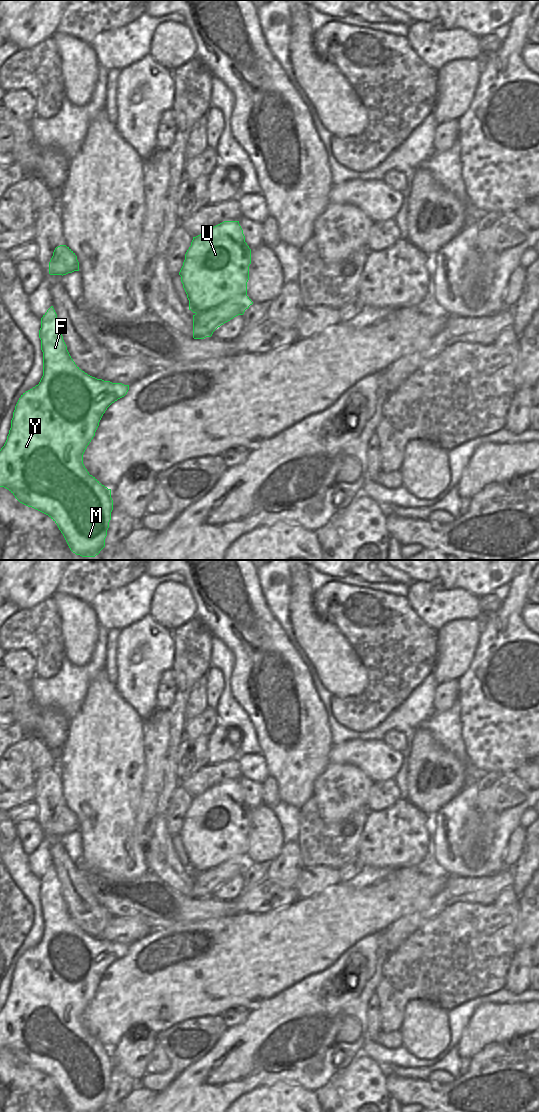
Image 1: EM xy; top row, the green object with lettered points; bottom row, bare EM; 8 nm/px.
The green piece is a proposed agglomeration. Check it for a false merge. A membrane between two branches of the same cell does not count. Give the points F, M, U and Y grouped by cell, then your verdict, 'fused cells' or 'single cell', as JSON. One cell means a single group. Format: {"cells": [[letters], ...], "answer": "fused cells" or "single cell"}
{"cells": [["F", "M", "Y"], ["U"]], "answer": "fused cells"}

